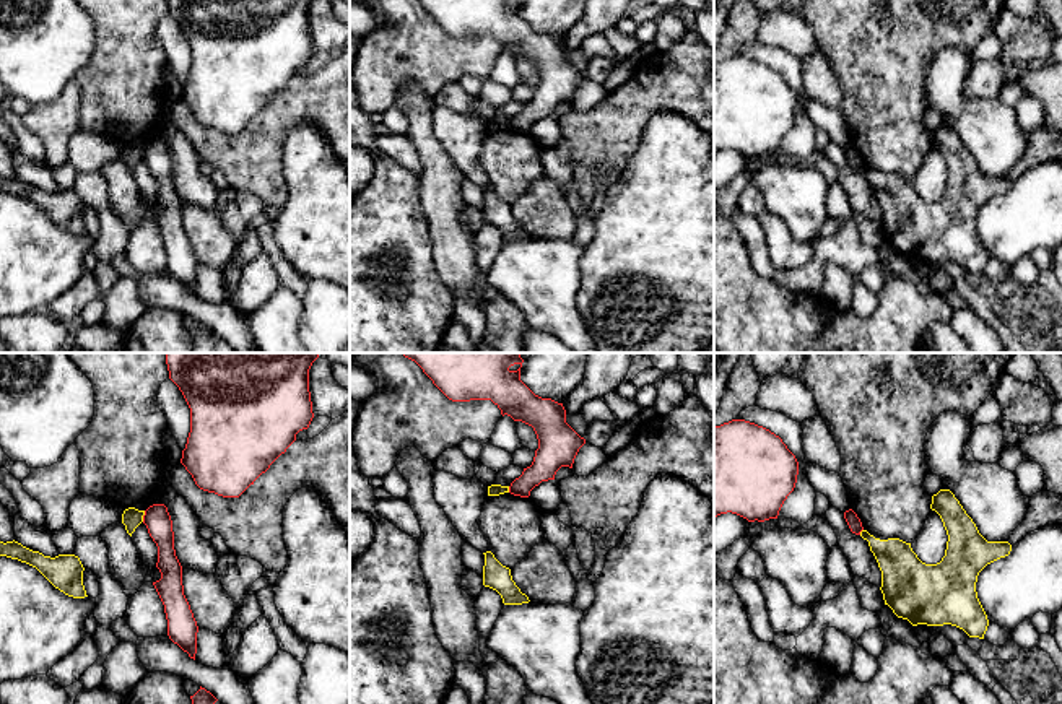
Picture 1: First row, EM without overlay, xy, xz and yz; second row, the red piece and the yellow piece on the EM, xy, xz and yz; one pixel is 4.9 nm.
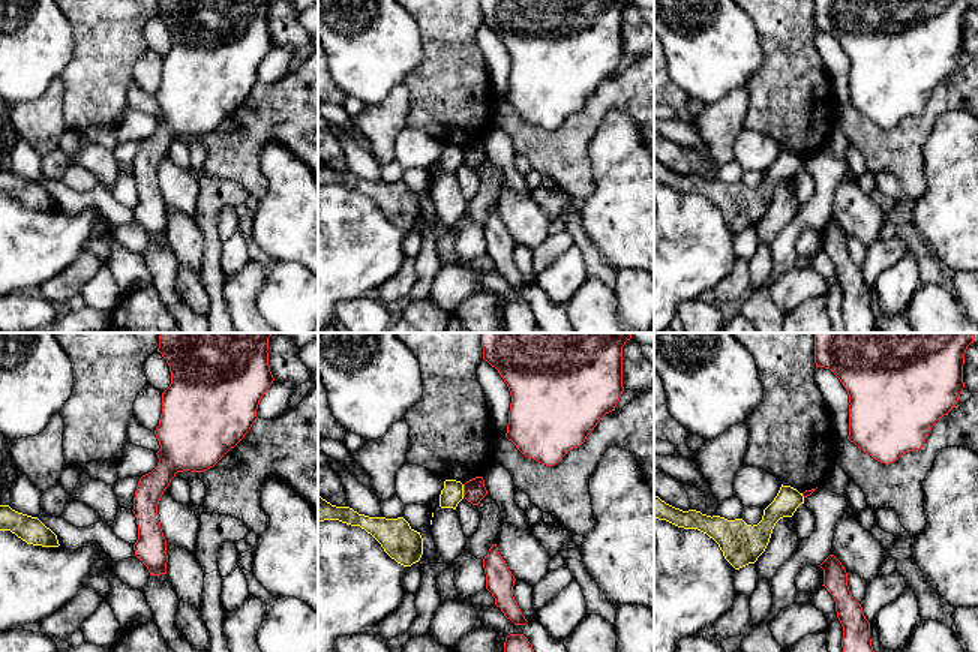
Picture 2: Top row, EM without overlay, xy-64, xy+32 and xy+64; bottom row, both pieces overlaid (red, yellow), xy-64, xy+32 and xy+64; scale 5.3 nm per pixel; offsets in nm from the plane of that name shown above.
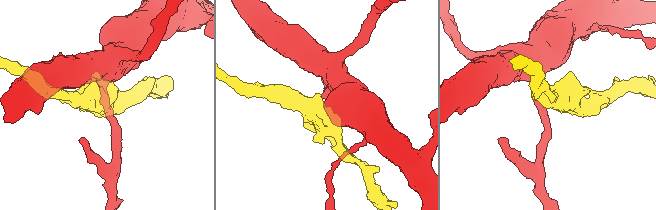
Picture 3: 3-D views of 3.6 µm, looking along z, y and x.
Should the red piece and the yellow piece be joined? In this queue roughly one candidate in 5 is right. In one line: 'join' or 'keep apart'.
keep apart

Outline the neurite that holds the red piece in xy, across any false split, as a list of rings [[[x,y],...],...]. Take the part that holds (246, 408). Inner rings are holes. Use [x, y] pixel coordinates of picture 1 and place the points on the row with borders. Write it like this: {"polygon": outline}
{"polygon": [[[166,353],[169,379],[179,387],[190,408],[190,432],[185,449],[182,450],[181,463],[192,475],[200,489],[223,498],[239,498],[281,454],[286,452],[296,441],[296,434],[309,428],[314,418],[309,392],[309,369],[317,358],[319,353]]]}

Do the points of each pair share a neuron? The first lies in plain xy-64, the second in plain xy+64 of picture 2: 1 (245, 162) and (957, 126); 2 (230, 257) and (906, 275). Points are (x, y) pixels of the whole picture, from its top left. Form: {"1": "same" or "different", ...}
{"1": "different", "2": "same"}

